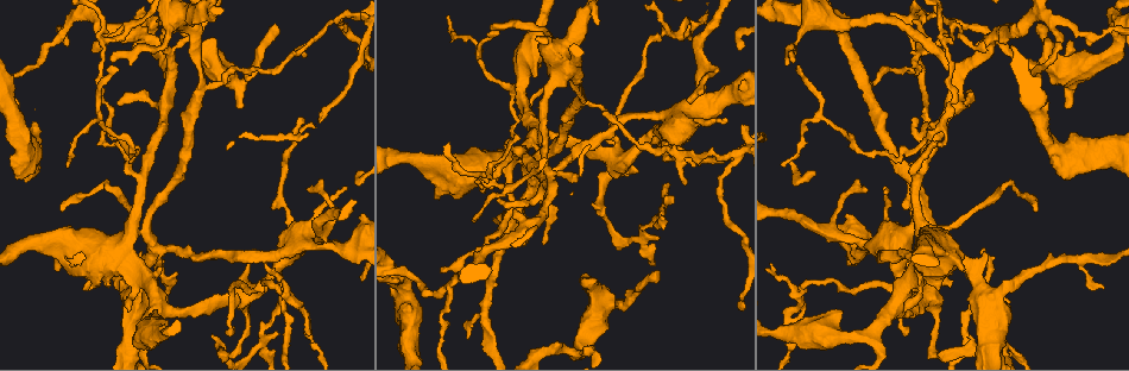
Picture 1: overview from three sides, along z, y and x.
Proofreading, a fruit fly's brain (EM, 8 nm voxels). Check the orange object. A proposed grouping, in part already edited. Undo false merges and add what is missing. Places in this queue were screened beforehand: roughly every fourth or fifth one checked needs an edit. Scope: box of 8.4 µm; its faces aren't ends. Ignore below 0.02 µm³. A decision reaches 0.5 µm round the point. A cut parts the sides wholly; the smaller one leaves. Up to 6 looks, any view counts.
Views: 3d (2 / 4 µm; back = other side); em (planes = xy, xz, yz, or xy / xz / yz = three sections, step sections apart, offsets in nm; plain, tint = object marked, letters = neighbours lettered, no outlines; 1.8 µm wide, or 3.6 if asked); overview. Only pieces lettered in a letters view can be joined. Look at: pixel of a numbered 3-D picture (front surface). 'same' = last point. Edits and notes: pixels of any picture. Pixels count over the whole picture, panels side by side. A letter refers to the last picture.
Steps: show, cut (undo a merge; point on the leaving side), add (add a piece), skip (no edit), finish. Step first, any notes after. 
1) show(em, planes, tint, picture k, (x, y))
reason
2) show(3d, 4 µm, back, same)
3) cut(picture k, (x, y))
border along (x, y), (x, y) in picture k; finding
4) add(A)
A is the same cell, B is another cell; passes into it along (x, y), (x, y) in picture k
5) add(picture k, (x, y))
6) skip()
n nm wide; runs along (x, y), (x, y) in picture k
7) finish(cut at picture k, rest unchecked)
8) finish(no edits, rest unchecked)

show(3d, 4 µm, back, picture 1, (537, 182))
touches itself

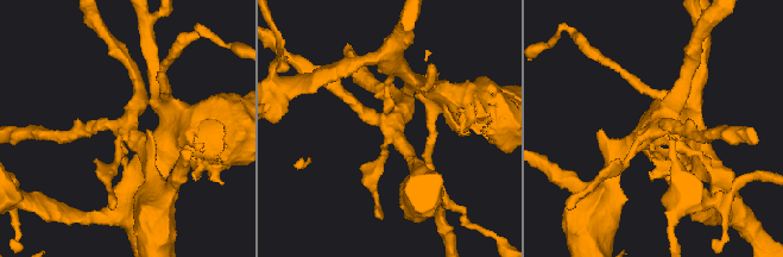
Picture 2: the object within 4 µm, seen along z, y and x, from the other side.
show(em, planes, letters, picture 2, (662, 127))
4 arms; shape alone is not enough

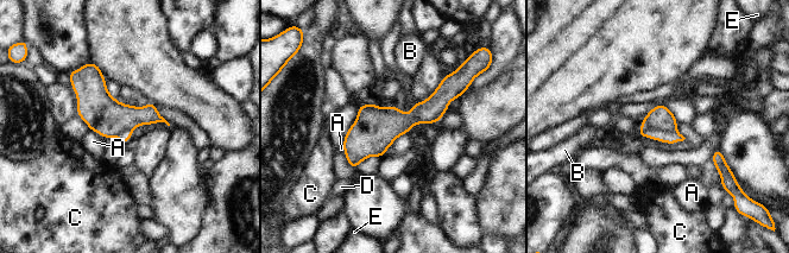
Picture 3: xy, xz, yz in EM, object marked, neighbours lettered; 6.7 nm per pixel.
cut(picture 3, (661, 115))
220 nm wide; A, B, C, D and E are other cells; border along (642, 124), (674, 131) in picture 3; a second neuron is stuck on

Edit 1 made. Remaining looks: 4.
show(3d, 2 µm, picture 1, (944, 140))
branch stops here

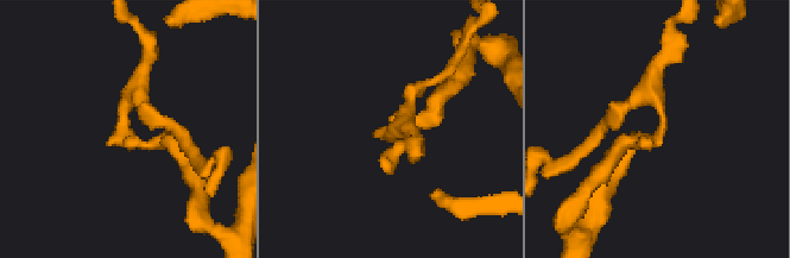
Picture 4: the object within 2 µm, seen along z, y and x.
show(em, xz, step 16, letters, picture 4, (375, 137))

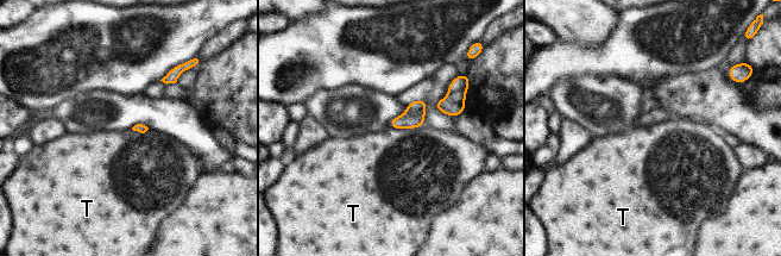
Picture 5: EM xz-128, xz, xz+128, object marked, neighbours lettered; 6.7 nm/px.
cut(picture 5, (453, 105))
T is another cell; border along (465, 89), (448, 94) in picture 5; a second neuron is stuck on

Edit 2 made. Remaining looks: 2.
finish(cut at picture 3, cut at picture 5, rest unchecked)

